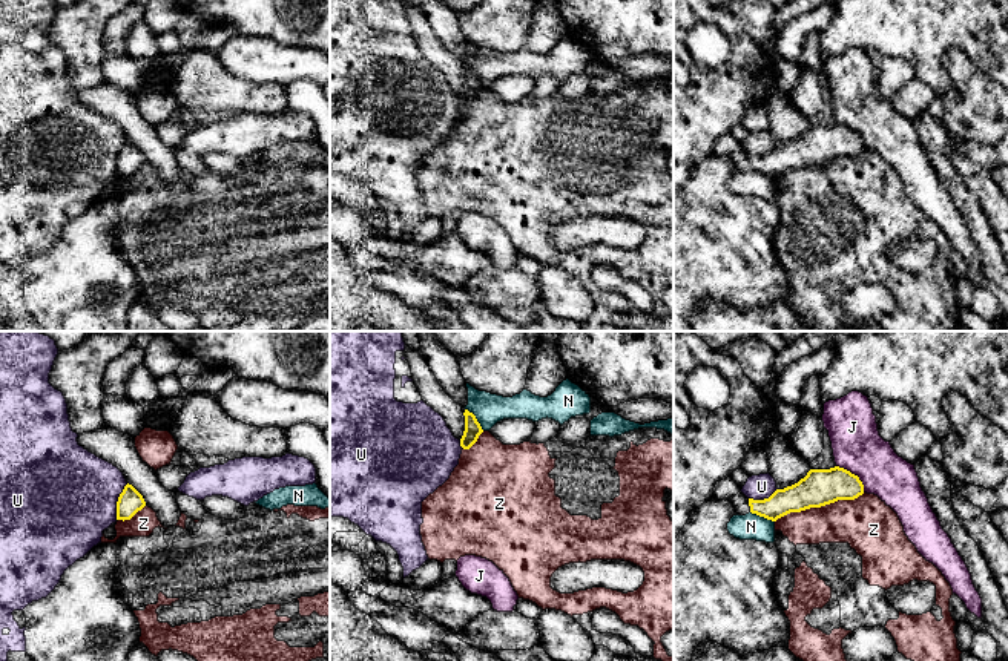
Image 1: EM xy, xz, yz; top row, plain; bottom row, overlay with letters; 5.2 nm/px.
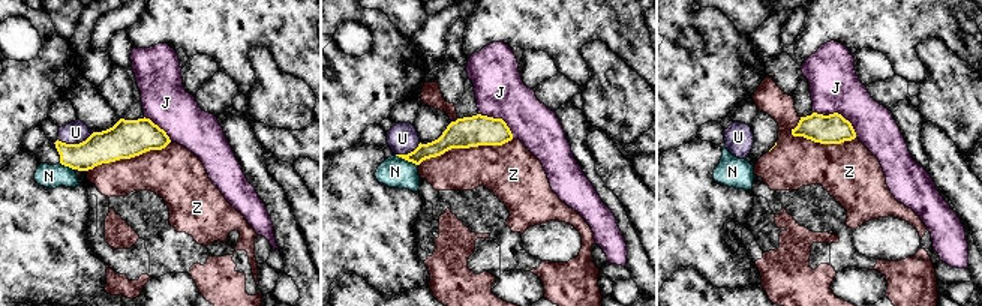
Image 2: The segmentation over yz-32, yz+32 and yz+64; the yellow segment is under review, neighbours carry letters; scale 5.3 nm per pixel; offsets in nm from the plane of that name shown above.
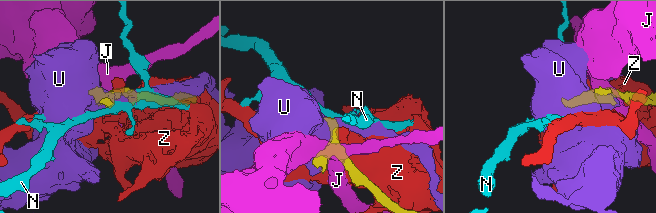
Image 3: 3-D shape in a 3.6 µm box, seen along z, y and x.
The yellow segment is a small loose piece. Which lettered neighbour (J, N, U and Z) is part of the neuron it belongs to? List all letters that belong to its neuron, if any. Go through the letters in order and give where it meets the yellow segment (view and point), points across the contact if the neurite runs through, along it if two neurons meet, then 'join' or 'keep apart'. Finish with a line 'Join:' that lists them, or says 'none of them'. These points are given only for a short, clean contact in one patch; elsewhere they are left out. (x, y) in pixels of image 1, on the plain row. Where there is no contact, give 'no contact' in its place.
J: meets yellow in yz at (853, 131); border along yz (836, 121), (853, 129), (864, 147); keep apart
N: meets yellow in xz at (476, 75); border along xz (465, 65), (484, 86); keep apart
U: meets yellow in xy at (117, 158); keep apart
Z: meets yellow in yz at (820, 163); keep apart
Join: none of them

